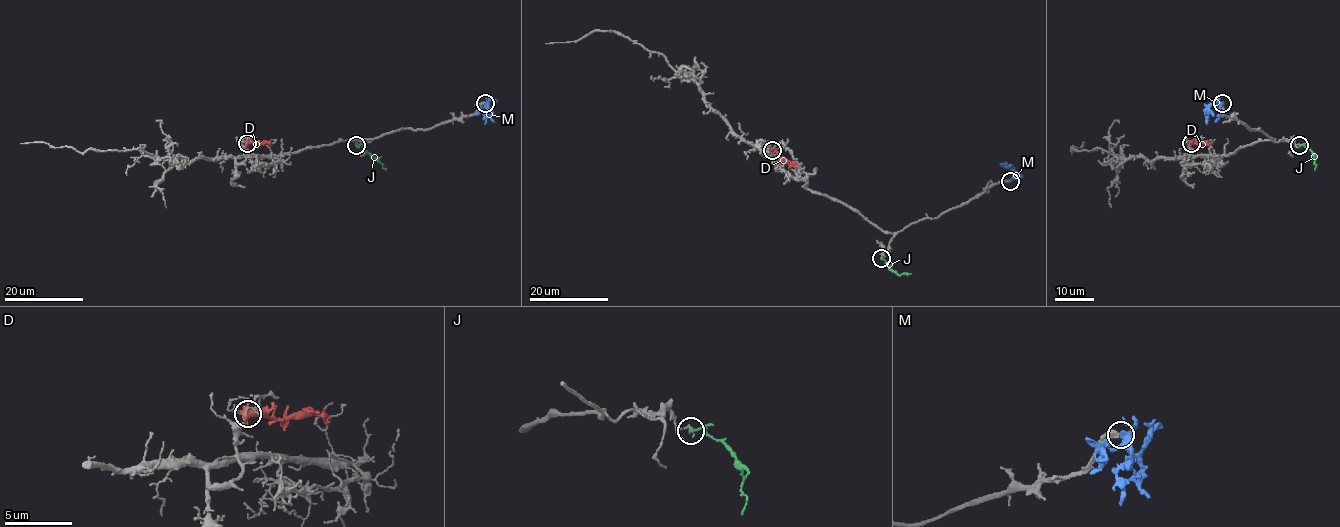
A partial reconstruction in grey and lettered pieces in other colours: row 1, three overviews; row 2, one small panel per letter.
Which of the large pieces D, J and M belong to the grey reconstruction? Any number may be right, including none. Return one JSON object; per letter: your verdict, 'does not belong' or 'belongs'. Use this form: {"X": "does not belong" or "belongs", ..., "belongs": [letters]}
{"D": "does not belong", "J": "does not belong", "M": "belongs", "belongs": ["M"]}

